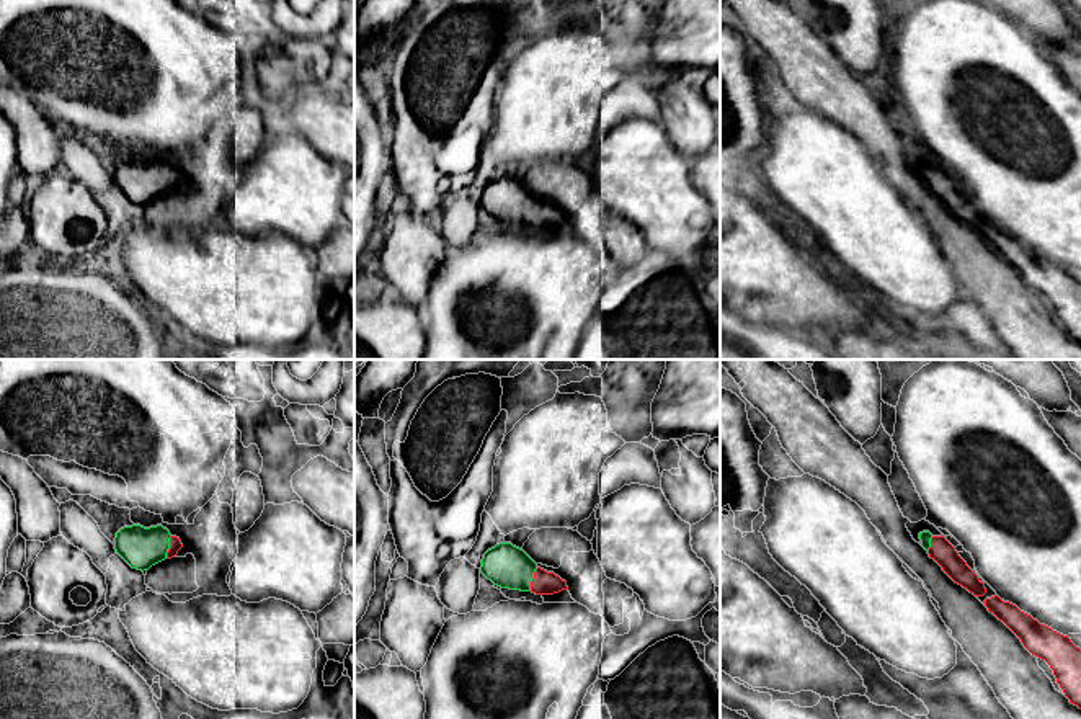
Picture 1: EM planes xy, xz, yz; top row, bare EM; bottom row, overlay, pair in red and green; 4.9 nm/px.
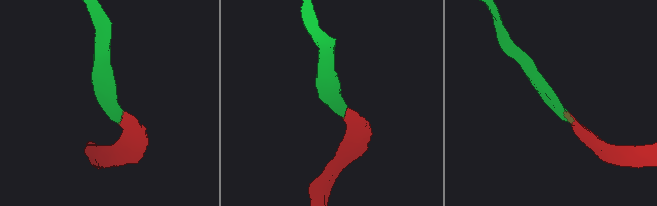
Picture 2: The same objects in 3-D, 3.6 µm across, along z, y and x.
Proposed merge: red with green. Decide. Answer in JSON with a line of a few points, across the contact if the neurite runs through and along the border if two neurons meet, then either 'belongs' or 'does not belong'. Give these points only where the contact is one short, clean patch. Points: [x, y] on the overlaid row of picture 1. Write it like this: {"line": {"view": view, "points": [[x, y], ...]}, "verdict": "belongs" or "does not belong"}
{"line": {"view": "xz", "points": [[544, 582], [533, 579], [507, 566]]}, "verdict": "belongs"}

